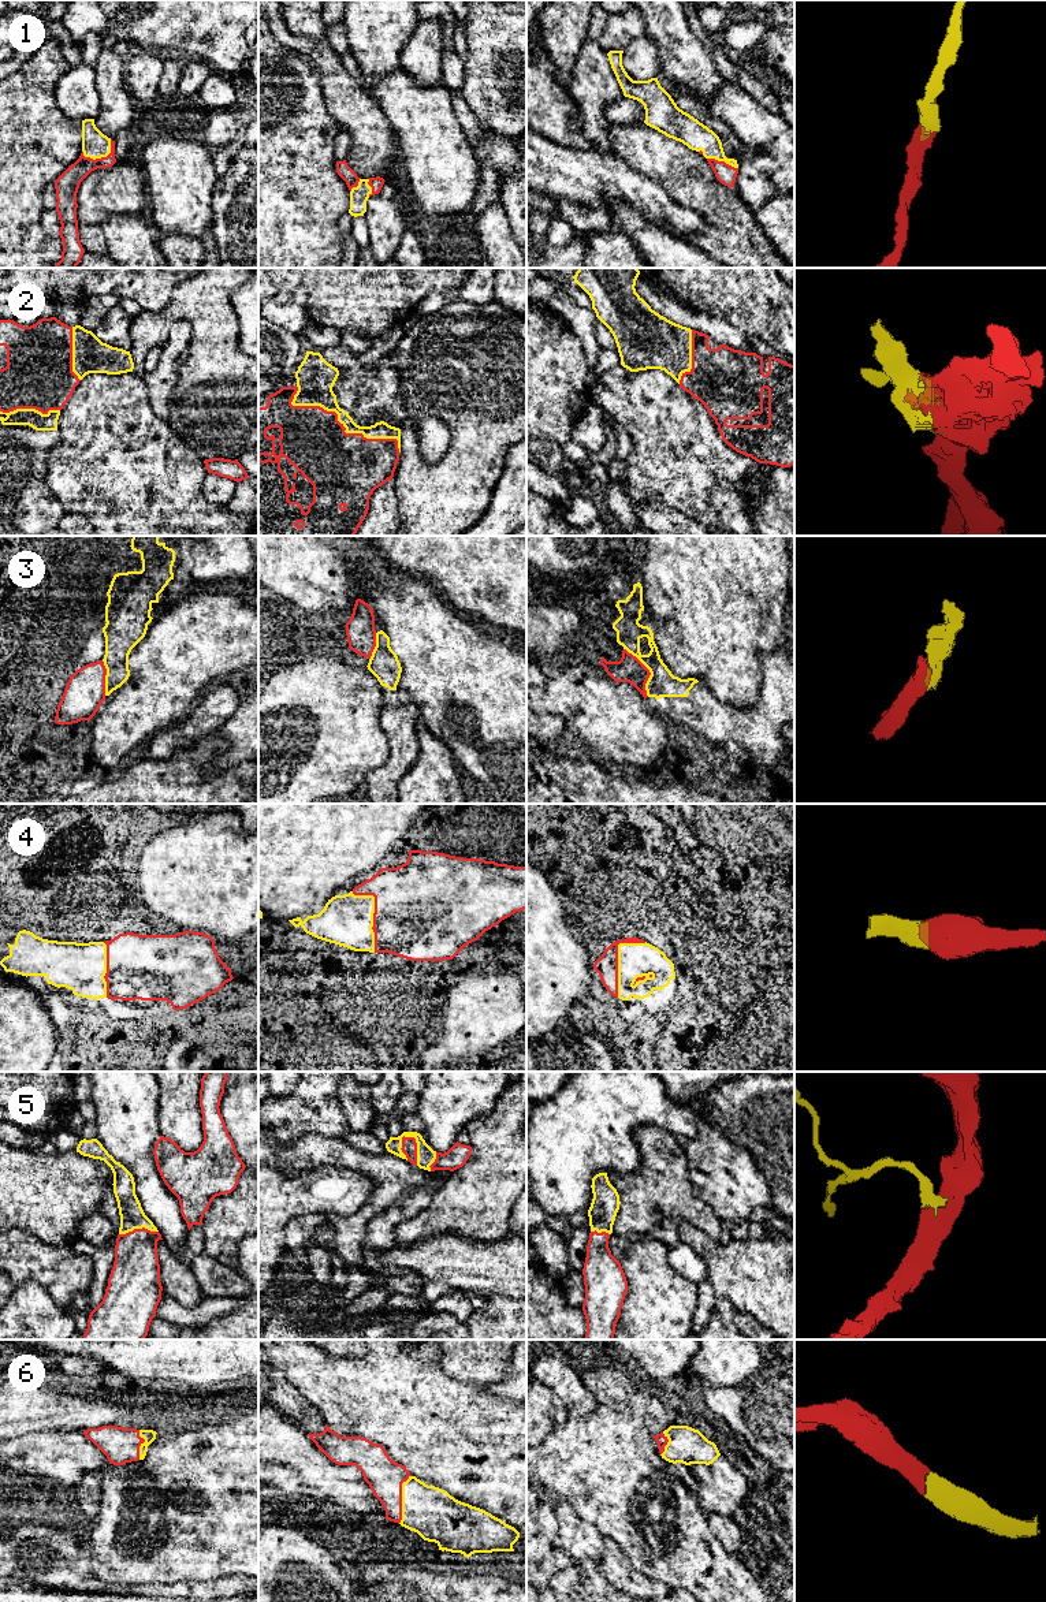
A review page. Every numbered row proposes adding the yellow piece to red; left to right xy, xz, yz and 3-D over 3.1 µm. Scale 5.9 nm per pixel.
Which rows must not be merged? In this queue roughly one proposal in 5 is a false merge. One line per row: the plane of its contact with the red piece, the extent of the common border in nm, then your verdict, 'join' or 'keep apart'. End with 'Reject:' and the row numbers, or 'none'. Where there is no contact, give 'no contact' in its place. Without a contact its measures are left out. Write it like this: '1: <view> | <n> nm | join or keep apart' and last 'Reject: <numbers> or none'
1: xy | 200 nm | join
2: xz | 750 nm | join
3: yz | 320 nm | keep apart
4: yz | 360 nm | join
5: xz | 200 nm | join
6: xz | 300 nm | join
Reject: 3

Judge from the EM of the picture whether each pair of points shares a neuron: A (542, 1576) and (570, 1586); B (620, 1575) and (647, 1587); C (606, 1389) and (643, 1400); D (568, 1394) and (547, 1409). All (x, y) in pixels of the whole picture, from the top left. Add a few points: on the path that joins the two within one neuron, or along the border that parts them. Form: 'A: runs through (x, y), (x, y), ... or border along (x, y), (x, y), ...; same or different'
A: border along (579, 1561), (559, 1569), (547, 1584); different
B: runs through (626, 1579), (640, 1586); same
C: runs through (615, 1390), (633, 1399); same
D: border along (540, 1382), (550, 1389), (565, 1409); different

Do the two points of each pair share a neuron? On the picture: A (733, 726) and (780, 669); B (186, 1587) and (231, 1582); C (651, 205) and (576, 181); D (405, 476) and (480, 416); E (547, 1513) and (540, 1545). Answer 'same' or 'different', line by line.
A: same
B: same
C: same
D: same
E: same

